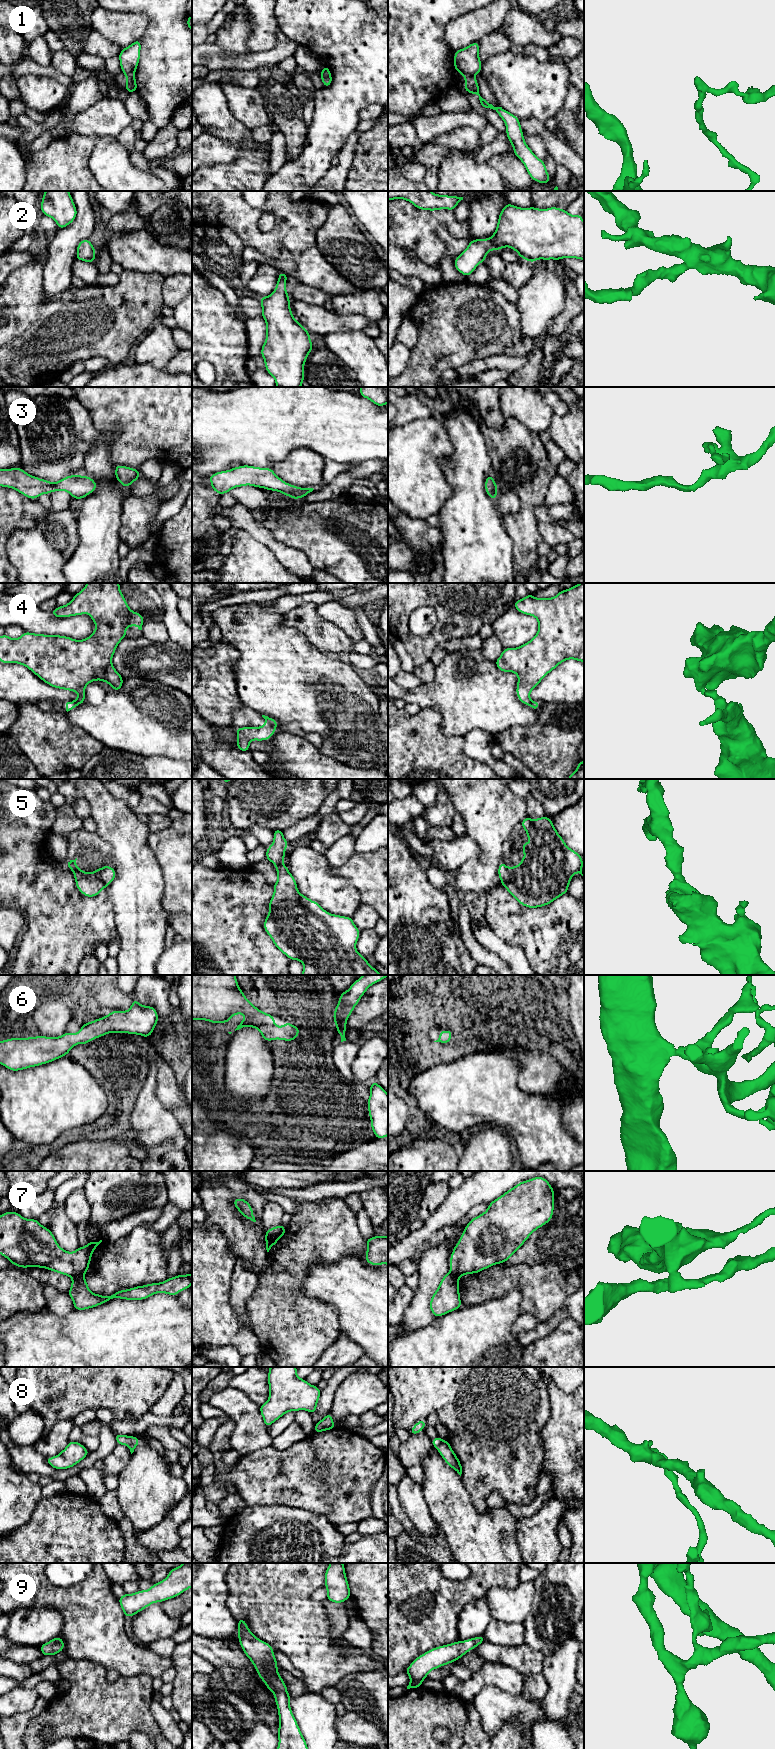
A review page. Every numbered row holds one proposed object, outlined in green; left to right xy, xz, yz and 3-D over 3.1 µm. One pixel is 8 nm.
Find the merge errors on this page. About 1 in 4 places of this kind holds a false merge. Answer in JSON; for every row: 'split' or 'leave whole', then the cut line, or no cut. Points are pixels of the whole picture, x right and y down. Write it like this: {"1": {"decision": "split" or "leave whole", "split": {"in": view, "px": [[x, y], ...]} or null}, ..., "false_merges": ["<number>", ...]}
{"1": {"decision": "split", "split": {"in": "yz", "px": [[458, 70], [473, 75]]}}, "2": {"decision": "leave whole", "split": null}, "3": {"decision": "leave whole", "split": null}, "4": {"decision": "split", "split": {"in": "xz", "px": [[266, 721], [274, 727]]}}, "5": {"decision": "leave whole", "split": null}, "6": {"decision": "leave whole", "split": null}, "7": {"decision": "split", "split": {"in": "xy", "px": [[83, 1274], [71, 1277]]}}, "8": {"decision": "split", "split": {"in": "yz", "px": [[442, 1442], [436, 1447]]}}, "9": {"decision": "leave whole", "split": null}, "false_merges": ["1", "4", "7", "8"]}

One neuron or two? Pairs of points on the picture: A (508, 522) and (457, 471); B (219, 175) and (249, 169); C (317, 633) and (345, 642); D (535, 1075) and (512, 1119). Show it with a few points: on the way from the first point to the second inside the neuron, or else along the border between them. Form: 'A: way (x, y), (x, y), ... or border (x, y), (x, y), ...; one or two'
A: border (501, 515), (503, 527), (510, 537); two
B: way (226, 175), (242, 175); one
C: way (324, 635), (338, 641); one
D: border (518, 1071), (518, 1086), (521, 1089), (549, 1097); two

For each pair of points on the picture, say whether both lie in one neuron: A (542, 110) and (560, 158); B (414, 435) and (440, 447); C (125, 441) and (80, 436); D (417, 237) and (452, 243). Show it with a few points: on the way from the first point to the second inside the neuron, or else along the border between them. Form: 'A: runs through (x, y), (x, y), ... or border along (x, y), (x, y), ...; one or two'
A: border along (520, 119), (536, 118), (543, 122); two
B: runs through (420, 441), (423, 444), (434, 446); one
C: border along (87, 411), (94, 427), (99, 432); two
D: border along (446, 241), (446, 252), (436, 263); two

